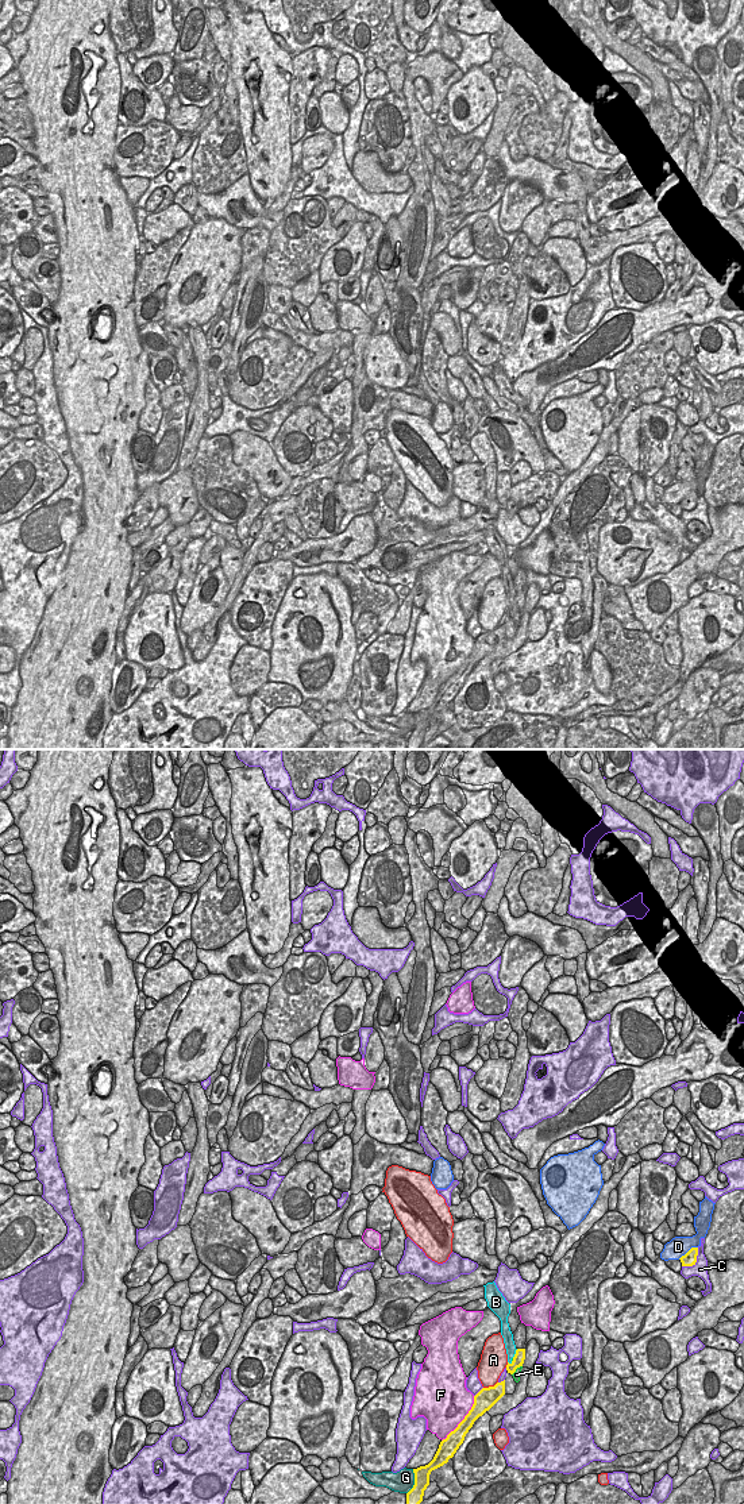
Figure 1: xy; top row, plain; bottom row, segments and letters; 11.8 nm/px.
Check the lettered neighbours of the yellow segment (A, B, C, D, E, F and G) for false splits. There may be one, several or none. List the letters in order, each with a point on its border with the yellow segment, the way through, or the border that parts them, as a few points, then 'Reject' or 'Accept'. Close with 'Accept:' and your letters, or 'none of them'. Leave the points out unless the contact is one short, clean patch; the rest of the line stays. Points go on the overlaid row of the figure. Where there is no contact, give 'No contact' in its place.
A: Touches yellow at xy (490, 1387). Reject
B: Touches yellow at xy (516, 1353). Boundary: xy (517, 1349), (512, 1357). Reject
C: Touches yellow at xy (696, 1261). Reject
D: Touches yellow at xy (689, 1250). Reject
E: Touches yellow at xy (516, 1368). Boundary: xy (521, 1365), (512, 1375). Reject
F: Touches yellow at xy (463, 1419). Reject
G: Touches yellow at xy (415, 1481). Boundary: xy (413, 1469), (413, 1487), (407, 1493). Reject
Accept: none of them

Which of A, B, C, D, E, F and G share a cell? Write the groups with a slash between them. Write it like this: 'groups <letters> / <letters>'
groups A / B E / C / D / F / G

